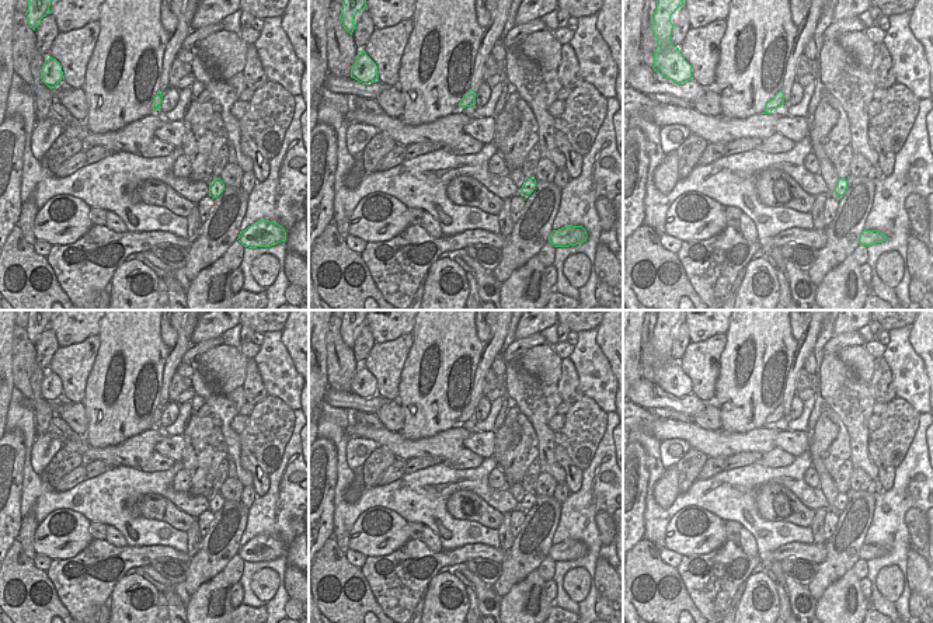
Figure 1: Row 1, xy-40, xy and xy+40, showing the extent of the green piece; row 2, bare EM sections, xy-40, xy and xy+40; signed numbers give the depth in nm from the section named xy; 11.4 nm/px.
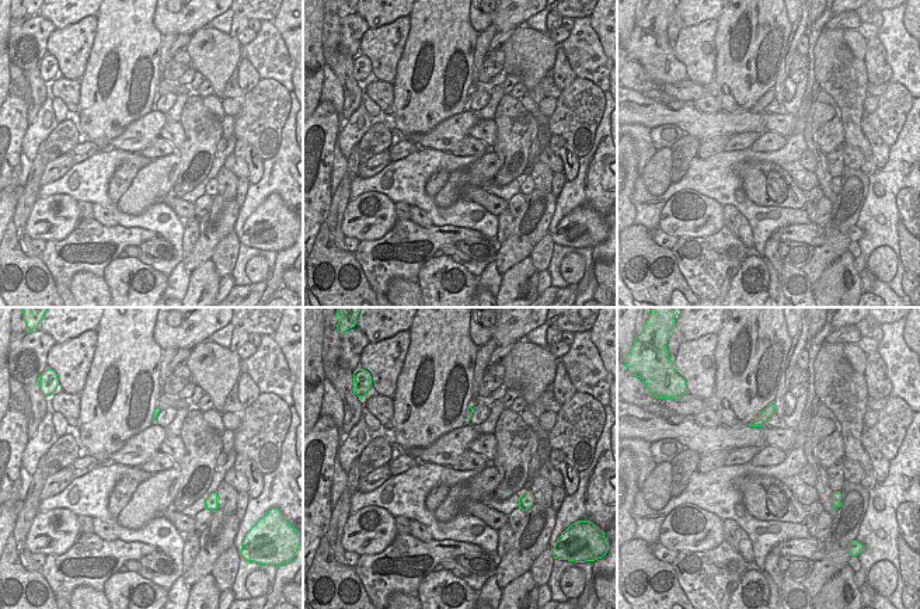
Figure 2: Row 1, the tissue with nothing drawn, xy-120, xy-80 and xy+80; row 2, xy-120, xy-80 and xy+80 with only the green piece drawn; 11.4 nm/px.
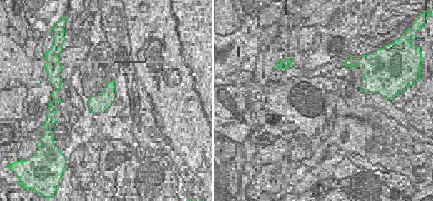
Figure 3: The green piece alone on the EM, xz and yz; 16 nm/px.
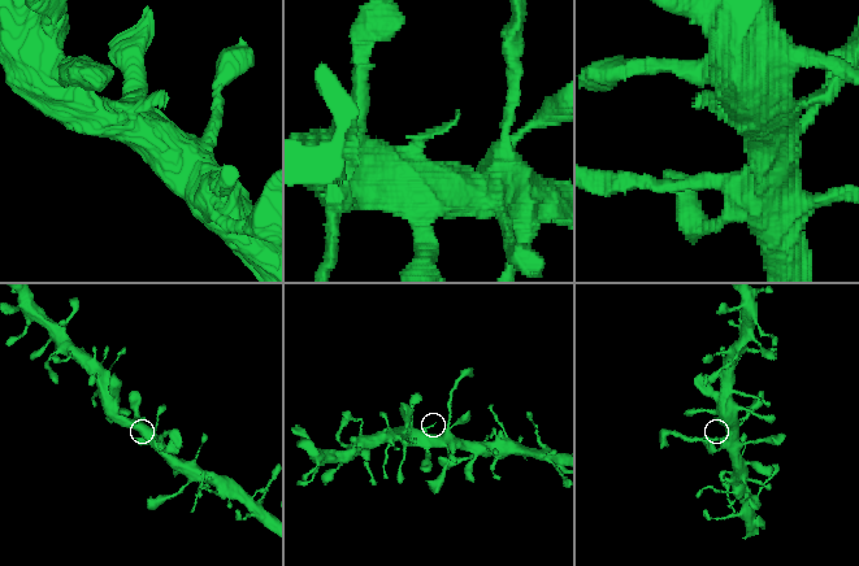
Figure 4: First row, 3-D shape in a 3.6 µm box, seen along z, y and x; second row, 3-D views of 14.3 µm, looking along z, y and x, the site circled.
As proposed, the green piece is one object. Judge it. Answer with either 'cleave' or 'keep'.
cleave

